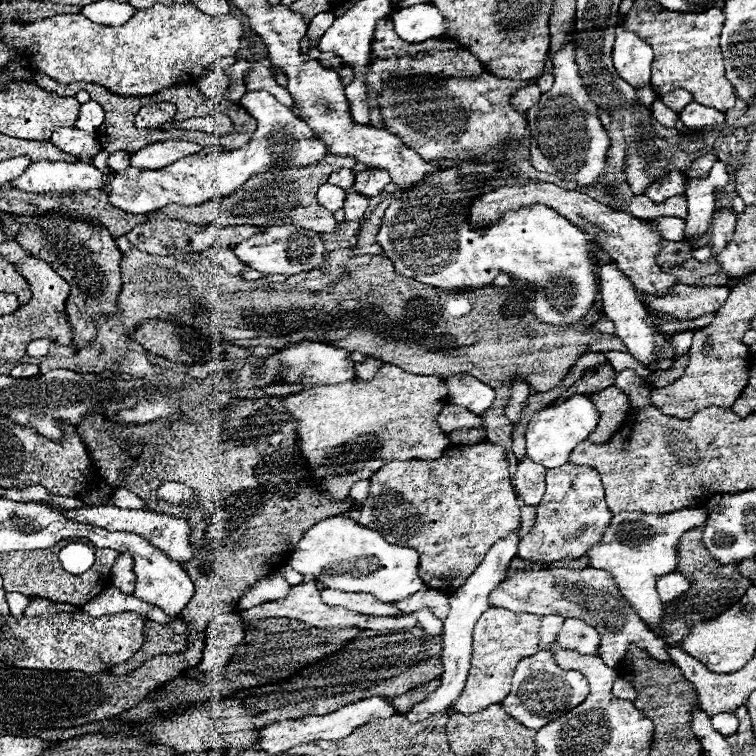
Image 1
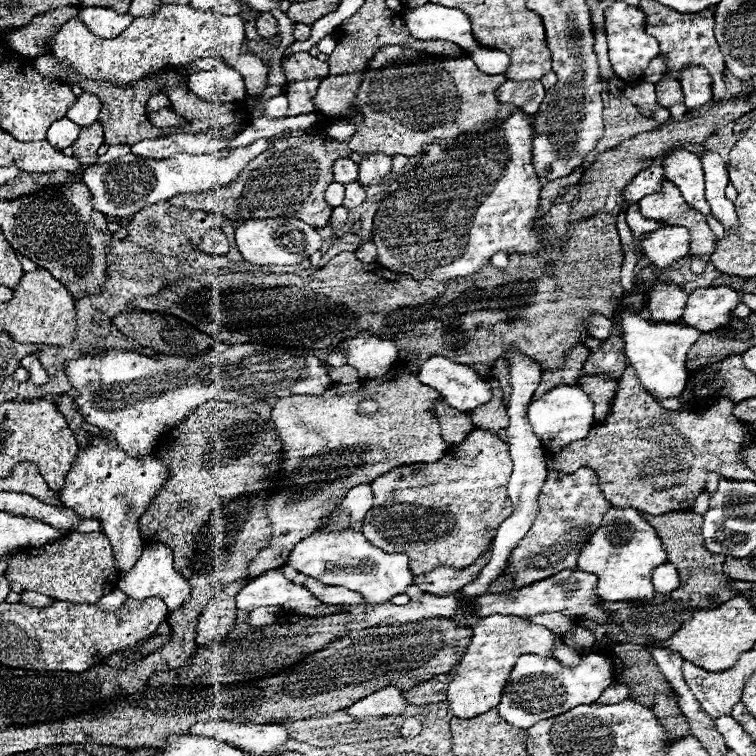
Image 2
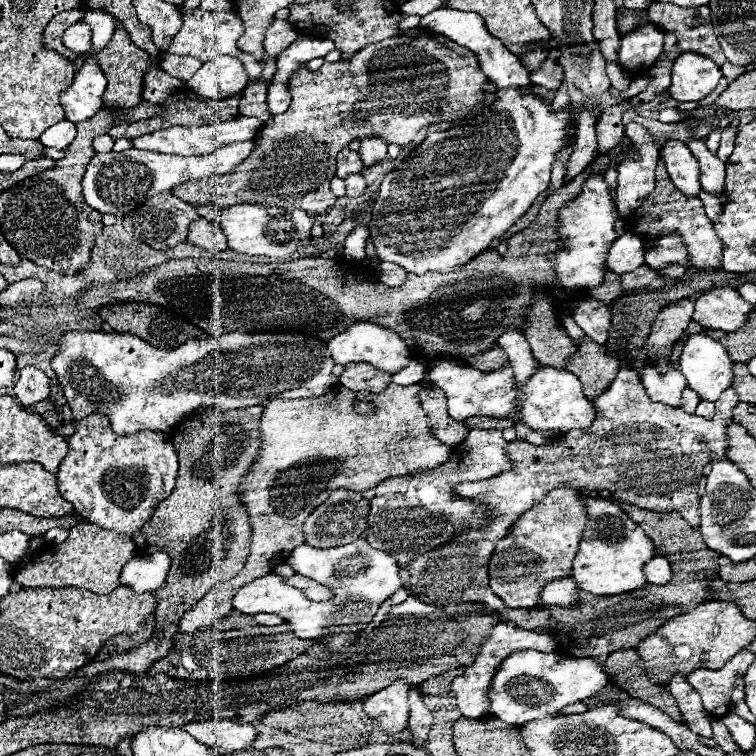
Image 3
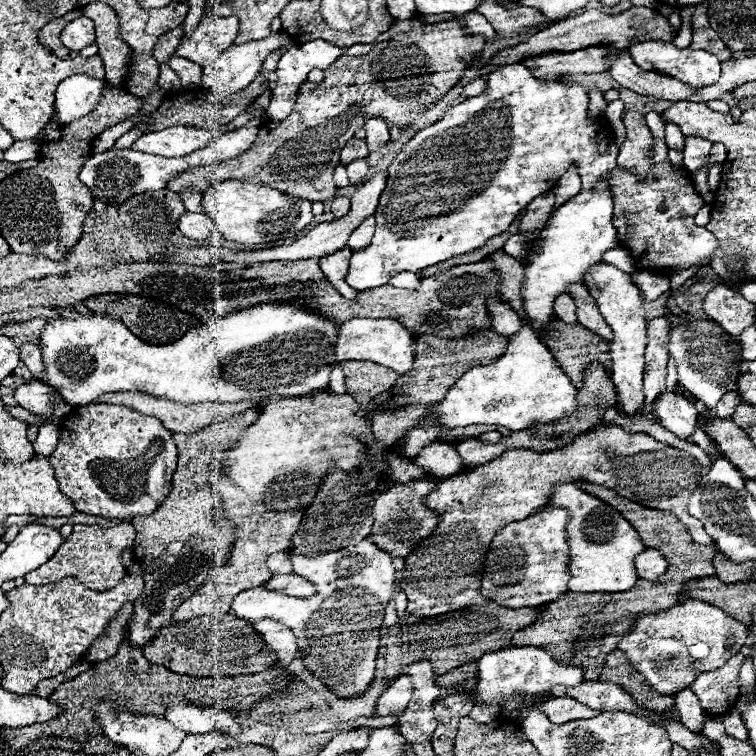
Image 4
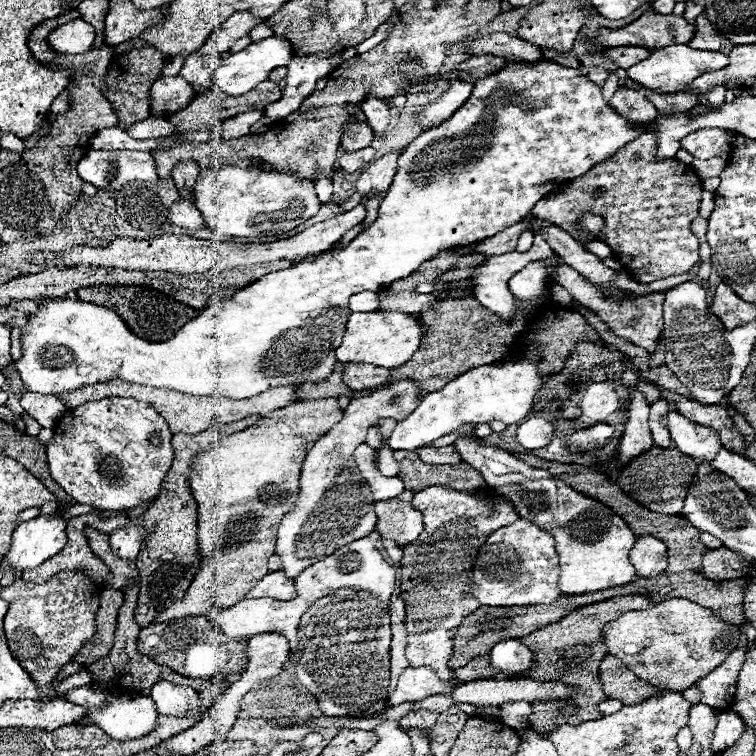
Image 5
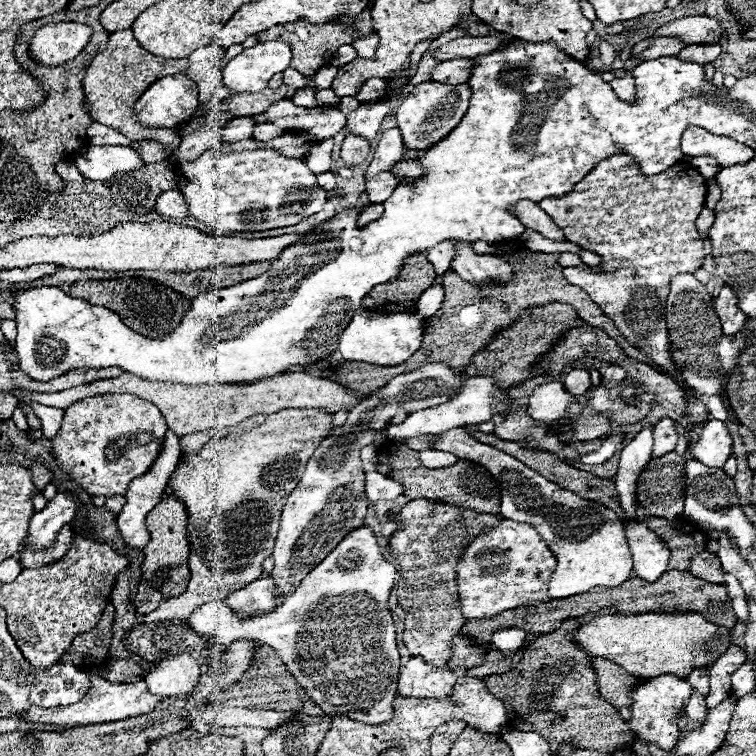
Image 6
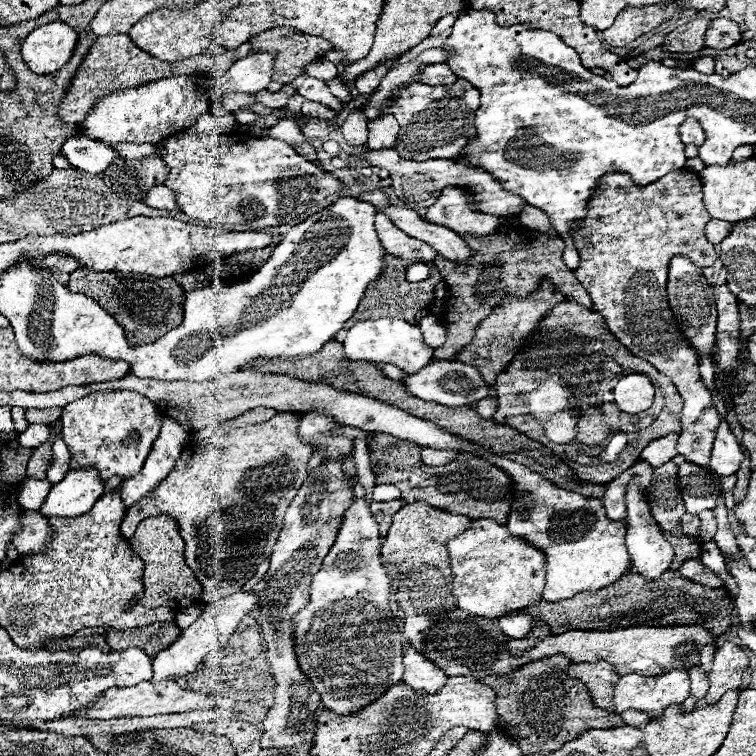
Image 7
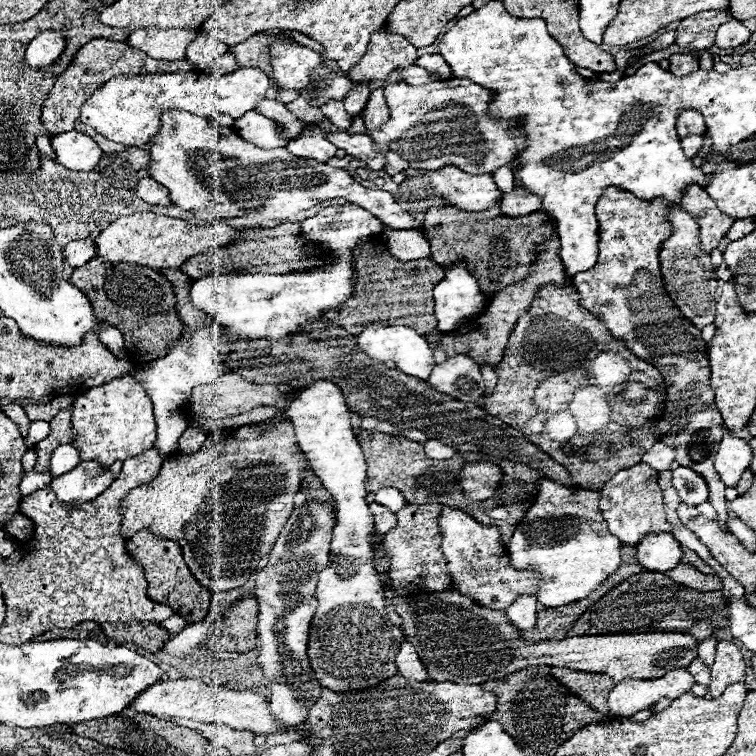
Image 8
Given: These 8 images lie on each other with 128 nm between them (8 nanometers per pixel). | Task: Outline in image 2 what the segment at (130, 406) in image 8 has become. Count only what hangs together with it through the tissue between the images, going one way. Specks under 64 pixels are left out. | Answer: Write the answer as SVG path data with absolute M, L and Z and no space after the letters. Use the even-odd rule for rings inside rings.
M102 430L102 436L92 434L90 444L80 446L60 490L60 502L78 514L84 514L84 518L96 518L102 522L102 530L112 542L118 572L124 576L144 550L144 540L138 532L140 518L148 510L148 502L152 502L166 480L168 468L154 454L132 458L118 448L118 442L114 442L108 430Z

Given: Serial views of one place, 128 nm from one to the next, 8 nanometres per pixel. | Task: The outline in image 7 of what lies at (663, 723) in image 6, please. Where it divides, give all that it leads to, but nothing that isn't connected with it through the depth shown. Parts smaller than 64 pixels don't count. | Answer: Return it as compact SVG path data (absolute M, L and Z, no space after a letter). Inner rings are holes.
M672 670L662 676L638 676L638 674L626 674L620 676L620 680L614 686L614 708L616 712L624 710L642 710L652 716L652 720L662 716L662 710L674 702L684 702L690 696L690 680L688 670Z

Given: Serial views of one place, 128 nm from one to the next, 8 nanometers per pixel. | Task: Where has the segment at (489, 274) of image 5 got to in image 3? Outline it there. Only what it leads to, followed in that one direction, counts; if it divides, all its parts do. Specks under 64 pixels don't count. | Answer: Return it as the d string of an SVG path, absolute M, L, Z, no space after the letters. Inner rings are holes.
M588 106L578 116L576 150L568 158L564 184L572 182L572 178L576 178L576 174L580 174L598 156L598 148L596 148L596 122L598 122L598 114L600 114L600 108ZM508 330L508 332L500 334L498 344L508 354L508 360L512 362L516 380L524 384L534 374L534 368L536 368L534 366L534 360L532 360L532 352L530 352L530 346L528 346L526 336L520 330Z

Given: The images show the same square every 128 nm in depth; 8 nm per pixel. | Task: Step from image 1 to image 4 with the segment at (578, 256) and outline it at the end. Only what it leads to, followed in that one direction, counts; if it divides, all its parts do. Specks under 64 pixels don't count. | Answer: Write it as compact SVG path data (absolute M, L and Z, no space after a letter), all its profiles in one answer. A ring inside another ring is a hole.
M475 11L463 14L462 22L464 22L462 30L470 35L480 35L487 42L491 42L496 35L495 30L486 18ZM512 64L512 66L502 66L500 70L492 72L488 76L488 86L482 94L478 96L472 96L472 98L466 98L464 102L460 102L458 106L452 106L436 124L432 126L426 126L422 130L416 132L414 138L410 138L402 150L398 152L398 156L394 158L394 162L390 164L388 168L388 182L386 182L386 190L382 192L382 198L380 198L380 204L378 204L378 210L376 210L376 232L374 232L374 238L372 242L360 250L360 252L352 252L352 258L350 258L350 268L344 276L346 284L350 284L354 290L368 290L368 288L376 288L376 286L384 286L390 282L392 276L400 274L400 272L422 272L424 268L428 266L434 266L438 262L444 262L444 260L450 260L454 256L460 256L460 254L466 254L466 252L472 252L474 248L480 248L484 242L488 242L492 236L496 234L502 234L508 230L508 226L522 214L522 210L534 200L538 198L540 194L548 192L554 182L570 170L572 164L576 164L578 168L578 174L582 178L582 184L584 184L584 194L604 194L604 202L608 202L608 206L612 206L612 196L608 194L608 188L604 186L602 178L608 174L608 170L612 170L616 166L616 156L618 156L618 144L616 144L616 138L614 134L610 132L610 126L604 118L600 120L590 120L588 118L588 94L584 90L582 84L576 84L576 82L570 82L570 80L552 80L552 82L542 82L538 78L534 78L532 70L528 70L526 66L522 64Z

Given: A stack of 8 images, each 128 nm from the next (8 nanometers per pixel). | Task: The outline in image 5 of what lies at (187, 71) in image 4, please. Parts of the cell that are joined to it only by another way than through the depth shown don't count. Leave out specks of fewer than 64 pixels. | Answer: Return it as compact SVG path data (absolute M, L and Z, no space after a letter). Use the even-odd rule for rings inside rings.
M190 54L186 60L184 60L184 66L180 70L180 76L184 80L188 80L192 84L192 88L200 94L208 92L212 88L212 78L214 78L214 72L218 70L222 62L222 56L218 54L212 54L212 56L198 56L198 54Z

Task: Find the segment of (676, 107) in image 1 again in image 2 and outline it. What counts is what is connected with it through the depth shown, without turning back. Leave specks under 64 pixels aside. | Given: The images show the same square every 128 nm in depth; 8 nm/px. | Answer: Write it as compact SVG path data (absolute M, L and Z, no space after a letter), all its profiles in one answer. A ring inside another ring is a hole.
M662 78L656 84L656 96L658 96L658 104L662 104L664 108L668 108L668 106L684 100L680 82L678 80L672 80L672 78Z

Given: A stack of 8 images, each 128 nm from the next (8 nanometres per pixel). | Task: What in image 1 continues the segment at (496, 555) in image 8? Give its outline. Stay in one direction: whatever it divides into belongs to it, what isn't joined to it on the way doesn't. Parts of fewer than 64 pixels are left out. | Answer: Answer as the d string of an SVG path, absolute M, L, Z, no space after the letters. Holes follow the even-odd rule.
M562 464L546 470L546 494L536 512L534 528L520 540L518 558L534 564L560 562L564 558L578 560L584 556L604 534L612 518L612 512L604 500L604 488L600 474L590 466Z

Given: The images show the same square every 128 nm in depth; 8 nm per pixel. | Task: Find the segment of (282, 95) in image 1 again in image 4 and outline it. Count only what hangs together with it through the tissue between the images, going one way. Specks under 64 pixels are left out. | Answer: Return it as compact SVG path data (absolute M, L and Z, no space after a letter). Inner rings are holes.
M86 16L68 22L60 34L60 40L66 48L80 52L82 48L94 42L94 22ZM216 16L210 22L202 18L196 30L192 32L190 40L180 44L178 56L204 66L206 60L218 58L228 46L232 46L236 36L238 36L236 16L228 16L228 18Z

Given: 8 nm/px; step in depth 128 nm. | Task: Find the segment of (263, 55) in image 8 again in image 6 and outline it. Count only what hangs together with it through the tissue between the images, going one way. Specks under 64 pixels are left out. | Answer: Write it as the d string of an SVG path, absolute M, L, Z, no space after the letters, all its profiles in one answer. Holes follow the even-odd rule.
M370 6L362 12L360 18L356 18L352 30L346 30L340 22L328 22L328 24L318 24L318 26L312 26L308 24L306 20L298 20L298 22L292 22L292 24L278 24L278 26L272 26L270 30L264 30L258 34L258 40L260 42L270 42L270 40L278 40L278 42L284 42L292 48L292 60L290 60L290 66L296 68L300 74L304 76L314 76L314 72L318 72L322 68L322 62L330 60L330 56L336 52L336 48L344 46L344 44L352 44L356 36L366 36L370 34L374 28L372 28L372 18L370 18Z

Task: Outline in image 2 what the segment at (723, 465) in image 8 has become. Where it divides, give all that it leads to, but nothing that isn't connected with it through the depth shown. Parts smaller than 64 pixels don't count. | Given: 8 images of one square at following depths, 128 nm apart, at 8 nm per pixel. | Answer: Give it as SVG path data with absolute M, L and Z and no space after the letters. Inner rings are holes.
M628 310L622 312L622 328L626 356L630 364L636 368L636 374L644 390L648 390L648 394L656 400L680 396L690 376L690 372L684 368L686 352L692 346L692 342L698 340L700 330L684 324L652 324L646 318Z

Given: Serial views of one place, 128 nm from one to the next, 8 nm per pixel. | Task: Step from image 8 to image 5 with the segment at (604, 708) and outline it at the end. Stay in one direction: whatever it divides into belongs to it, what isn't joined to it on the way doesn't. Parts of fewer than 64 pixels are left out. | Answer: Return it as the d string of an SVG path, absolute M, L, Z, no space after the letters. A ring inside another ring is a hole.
M610 654L600 662L600 682L606 696L620 700L622 704L638 704L658 694L656 686L640 680L630 668Z

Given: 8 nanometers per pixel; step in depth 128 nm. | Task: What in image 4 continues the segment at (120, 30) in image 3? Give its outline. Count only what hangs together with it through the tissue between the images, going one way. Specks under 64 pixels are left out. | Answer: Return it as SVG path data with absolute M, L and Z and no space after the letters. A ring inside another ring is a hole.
M94 2L84 6L82 14L92 18L96 24L96 44L100 48L98 54L104 60L108 84L112 84L114 88L122 88L122 82L128 72L126 68L132 58L132 50L124 40L120 40L114 10L104 2Z

